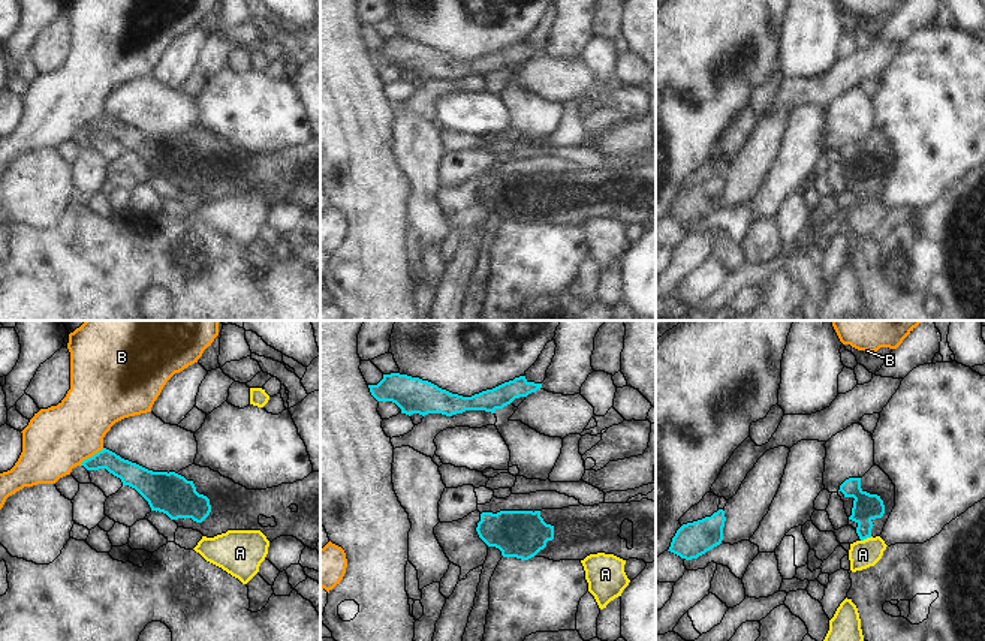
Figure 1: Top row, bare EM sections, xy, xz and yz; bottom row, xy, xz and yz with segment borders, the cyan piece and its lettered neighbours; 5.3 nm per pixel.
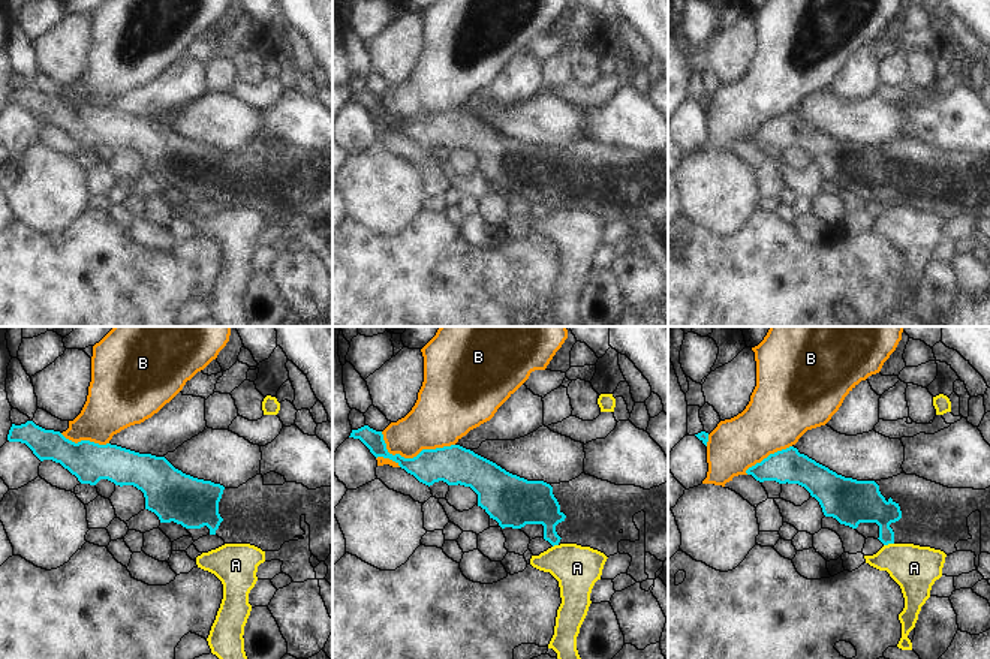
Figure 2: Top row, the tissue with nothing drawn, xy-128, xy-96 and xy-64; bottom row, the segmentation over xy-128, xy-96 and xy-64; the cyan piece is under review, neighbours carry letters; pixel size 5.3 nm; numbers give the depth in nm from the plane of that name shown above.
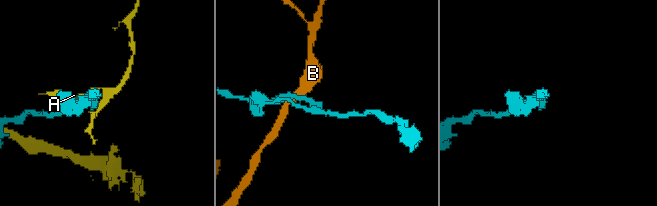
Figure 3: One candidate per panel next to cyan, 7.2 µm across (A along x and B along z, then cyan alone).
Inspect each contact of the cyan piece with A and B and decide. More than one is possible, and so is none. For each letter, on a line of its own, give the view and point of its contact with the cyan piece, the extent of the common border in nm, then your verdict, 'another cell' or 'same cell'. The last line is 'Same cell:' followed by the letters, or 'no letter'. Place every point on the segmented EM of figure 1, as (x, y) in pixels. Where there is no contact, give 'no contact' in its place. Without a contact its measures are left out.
A: contact yz (865, 538); length 70 nm; another cell
B: contact xy (93, 456); length 160 nm; another cell
Same cell: no letter

